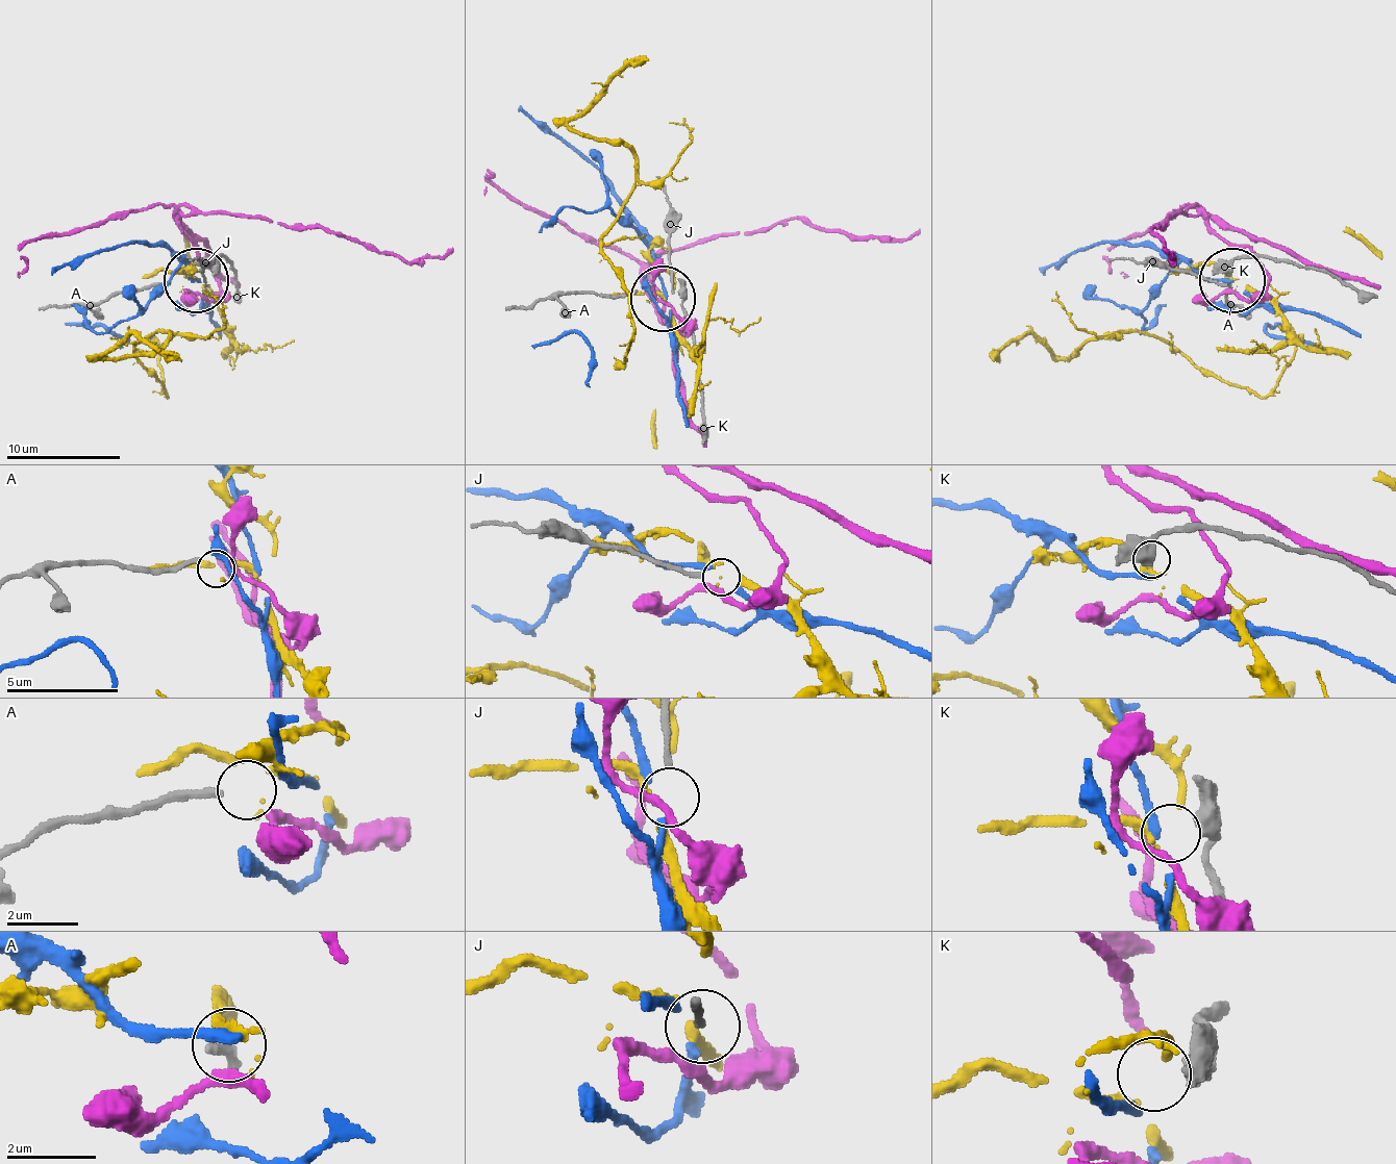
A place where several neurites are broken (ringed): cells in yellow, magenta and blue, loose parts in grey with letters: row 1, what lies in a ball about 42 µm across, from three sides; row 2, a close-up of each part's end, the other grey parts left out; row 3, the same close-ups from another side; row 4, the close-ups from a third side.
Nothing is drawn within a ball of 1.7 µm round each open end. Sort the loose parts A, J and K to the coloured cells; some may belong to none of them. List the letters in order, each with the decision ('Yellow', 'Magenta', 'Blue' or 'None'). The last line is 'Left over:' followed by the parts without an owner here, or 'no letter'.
A: Magenta
J: None
K: None
Left over: J, K

